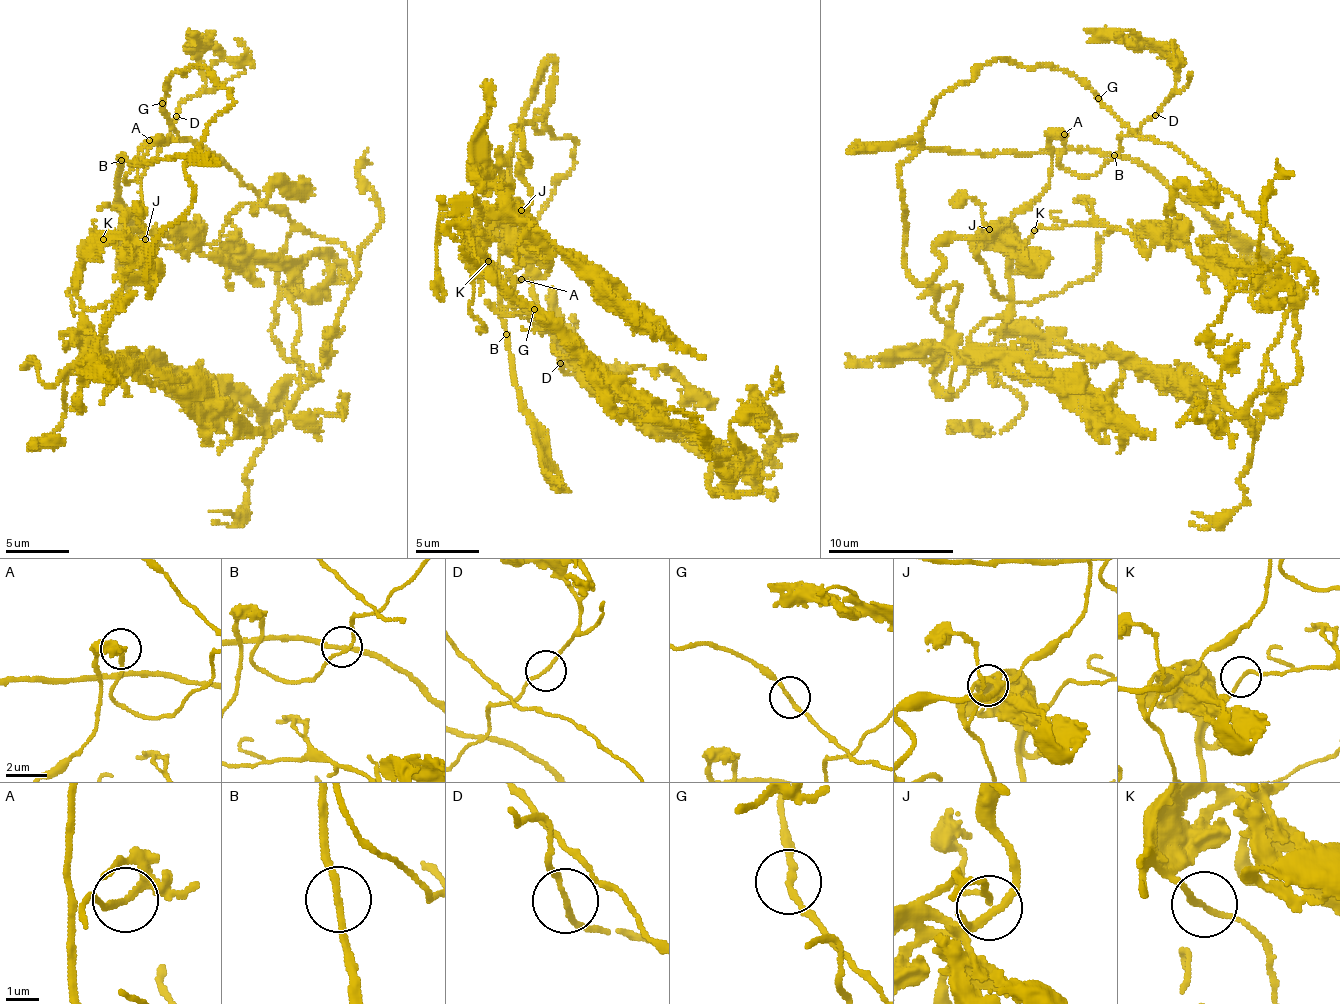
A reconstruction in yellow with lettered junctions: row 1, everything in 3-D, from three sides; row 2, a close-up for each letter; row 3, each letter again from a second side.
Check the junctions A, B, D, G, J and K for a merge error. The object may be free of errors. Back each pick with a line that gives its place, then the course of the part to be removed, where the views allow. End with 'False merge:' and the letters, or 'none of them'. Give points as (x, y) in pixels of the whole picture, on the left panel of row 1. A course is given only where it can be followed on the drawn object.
False merge: none of them

